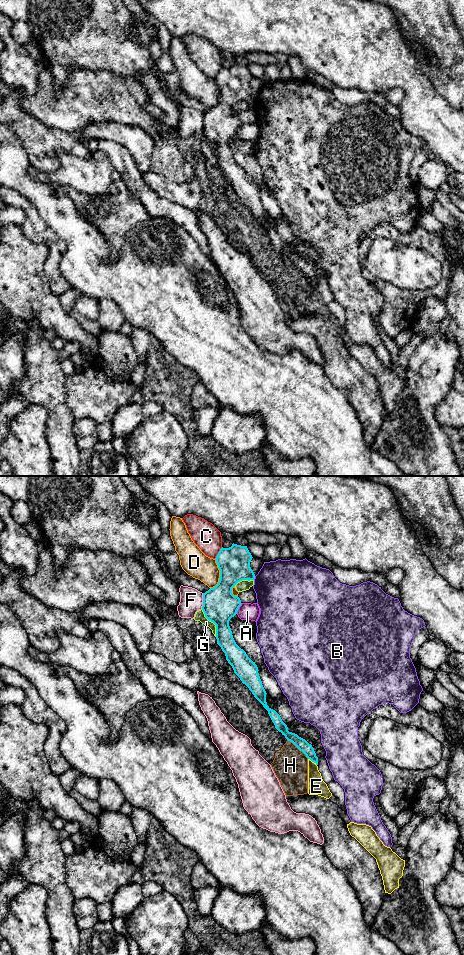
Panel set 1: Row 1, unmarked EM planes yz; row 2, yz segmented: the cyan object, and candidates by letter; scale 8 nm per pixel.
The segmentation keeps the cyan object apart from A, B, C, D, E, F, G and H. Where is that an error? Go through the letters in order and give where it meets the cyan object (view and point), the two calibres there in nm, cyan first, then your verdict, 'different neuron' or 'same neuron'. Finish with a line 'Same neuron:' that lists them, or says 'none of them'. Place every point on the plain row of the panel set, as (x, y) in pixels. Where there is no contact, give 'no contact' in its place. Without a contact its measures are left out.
A: meets cyan in yz at (238, 128); 280 nm thick on the cyan side, 140 nm on the other; different neuron
B: meets cyan in yz at (254, 98); 260 nm thick on the cyan side, 460 nm on the other; different neuron
C: meets cyan in yz at (218, 73); 260 nm thick on the cyan side, 220 nm on the other; different neuron
D: meets cyan in yz at (220, 95); 280 nm thick on the cyan side, 220 nm on the other; different neuron
E: meets cyan in yz at (312, 281); 90 nm thick on the cyan side, 140 nm on the other; different neuron
F: meets cyan in yz at (203, 121); 280 nm thick on the cyan side, 190 nm on the other; different neuron
G: meets cyan in yz at (212, 141); 280 nm thick on the cyan side, 80 nm on the other; different neuron
H: meets cyan in yz at (298, 268); 90 nm thick on the cyan side, 280 nm on the other; different neuron
Same neuron: none of them

